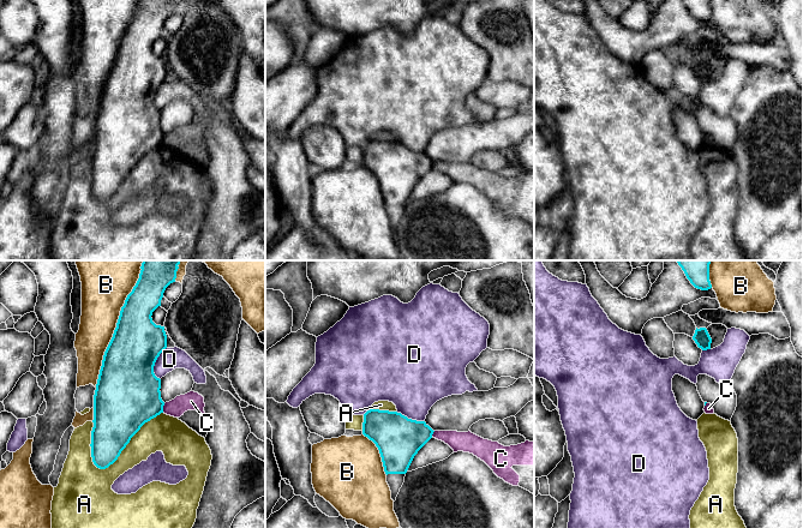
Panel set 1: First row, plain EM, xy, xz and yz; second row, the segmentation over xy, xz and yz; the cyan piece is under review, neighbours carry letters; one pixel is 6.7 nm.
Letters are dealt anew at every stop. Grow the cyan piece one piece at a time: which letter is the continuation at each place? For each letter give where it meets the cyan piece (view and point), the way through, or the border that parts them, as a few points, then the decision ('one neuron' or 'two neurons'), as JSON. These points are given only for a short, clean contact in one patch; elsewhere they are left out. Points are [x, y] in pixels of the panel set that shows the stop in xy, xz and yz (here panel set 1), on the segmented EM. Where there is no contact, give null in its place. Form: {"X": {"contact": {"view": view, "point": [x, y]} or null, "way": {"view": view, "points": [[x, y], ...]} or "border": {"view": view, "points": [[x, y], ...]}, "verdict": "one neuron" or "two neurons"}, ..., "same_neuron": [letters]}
{"A": {"contact": {"view": "xy", "point": [127, 443]}, "verdict": "two neurons"}, "B": {"contact": {"view": "xy", "point": [117, 324]}, "verdict": "two neurons"}, "C": {"contact": {"view": "xy", "point": [162, 408]}, "border": {"view": "xy", "points": [[165, 403], [162, 412]]}, "verdict": "two neurons"}, "D": {"contact": {"view": "xy", "point": [154, 364]}, "verdict": "two neurons"}, "same_neuron": []}

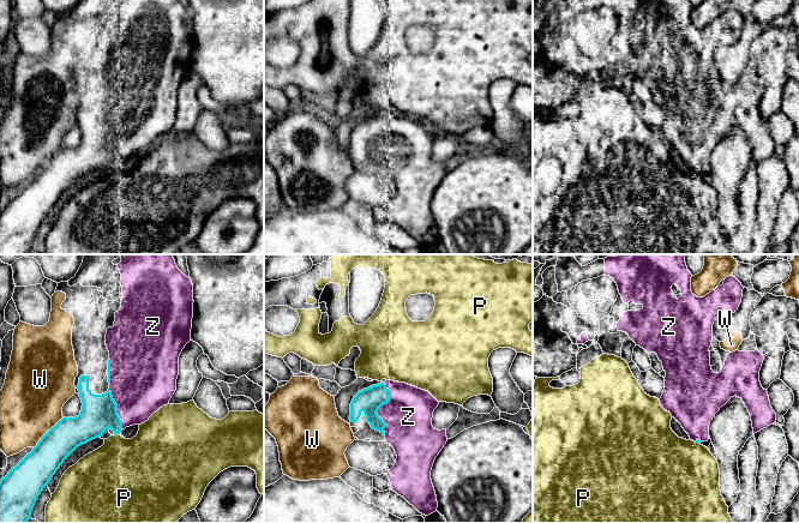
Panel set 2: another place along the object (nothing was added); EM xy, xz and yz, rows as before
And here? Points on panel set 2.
{"P": {"contact": {"view": "xy", "point": [116, 433]}, "verdict": "two neurons"}, "W": {"contact": {"view": "xy", "point": [47, 432]}, "verdict": "two neurons"}, "Z": {"contact": {"view": "xz", "point": [379, 407]}, "verdict": "one neuron"}, "same_neuron": ["Z"]}

